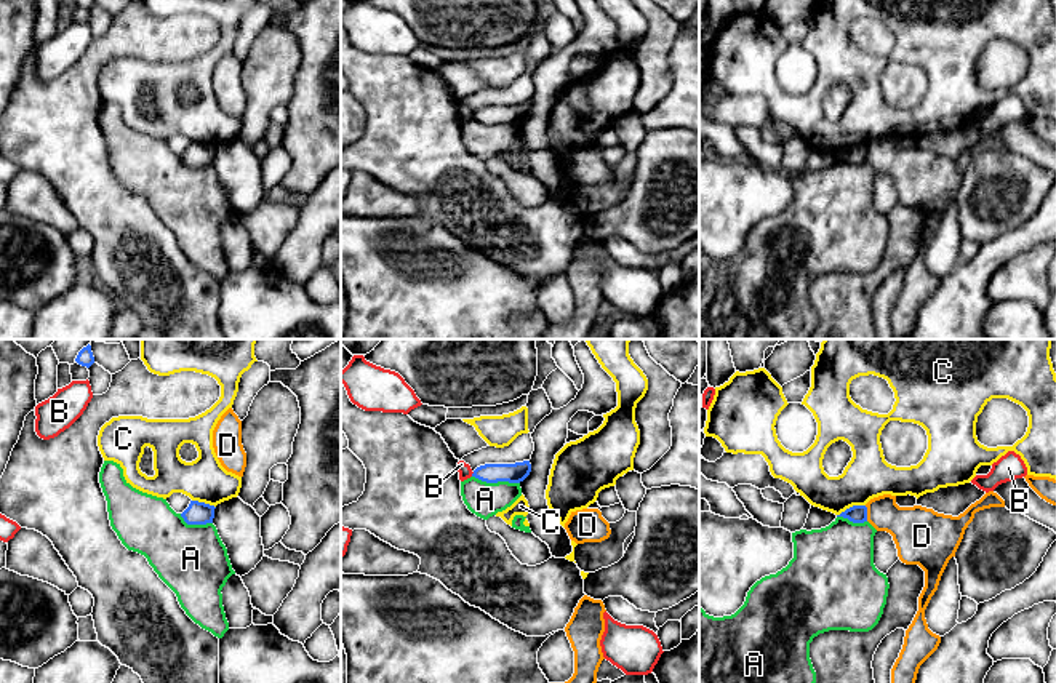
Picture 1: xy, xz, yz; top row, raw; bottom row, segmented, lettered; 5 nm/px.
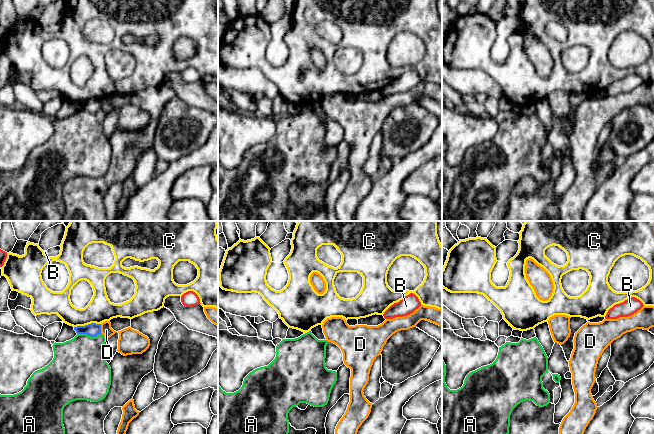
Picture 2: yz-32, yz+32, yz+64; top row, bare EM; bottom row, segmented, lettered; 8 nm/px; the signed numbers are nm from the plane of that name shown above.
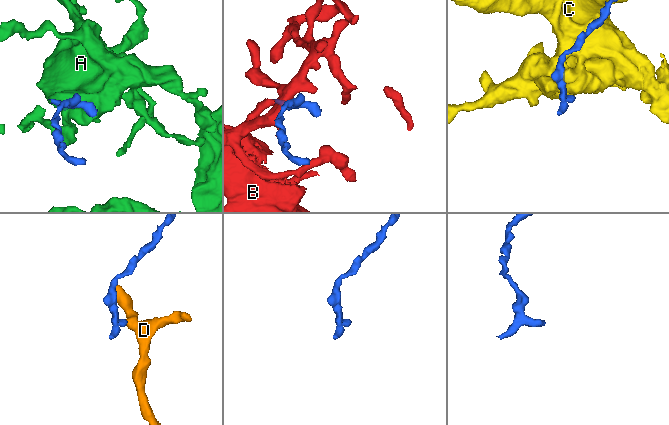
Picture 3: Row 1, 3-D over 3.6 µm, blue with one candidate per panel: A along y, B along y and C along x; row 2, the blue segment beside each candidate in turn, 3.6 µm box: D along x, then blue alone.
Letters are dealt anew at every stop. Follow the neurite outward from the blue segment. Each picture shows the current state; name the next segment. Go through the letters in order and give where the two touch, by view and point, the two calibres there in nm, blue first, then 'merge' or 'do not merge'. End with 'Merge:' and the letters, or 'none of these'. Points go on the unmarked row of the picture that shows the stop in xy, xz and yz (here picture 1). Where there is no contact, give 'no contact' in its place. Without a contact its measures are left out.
A: contact xz (496, 123); calibres 100 and 180 nm; do not merge
B: contact xz (472, 115); calibres 100 and 70 nm; do not merge
C: contact yz (850, 149); calibres 100 and 240 nm; do not merge
D: contact yz (866, 155); calibres 100 and 220 nm; do not merge
Merge: none of these

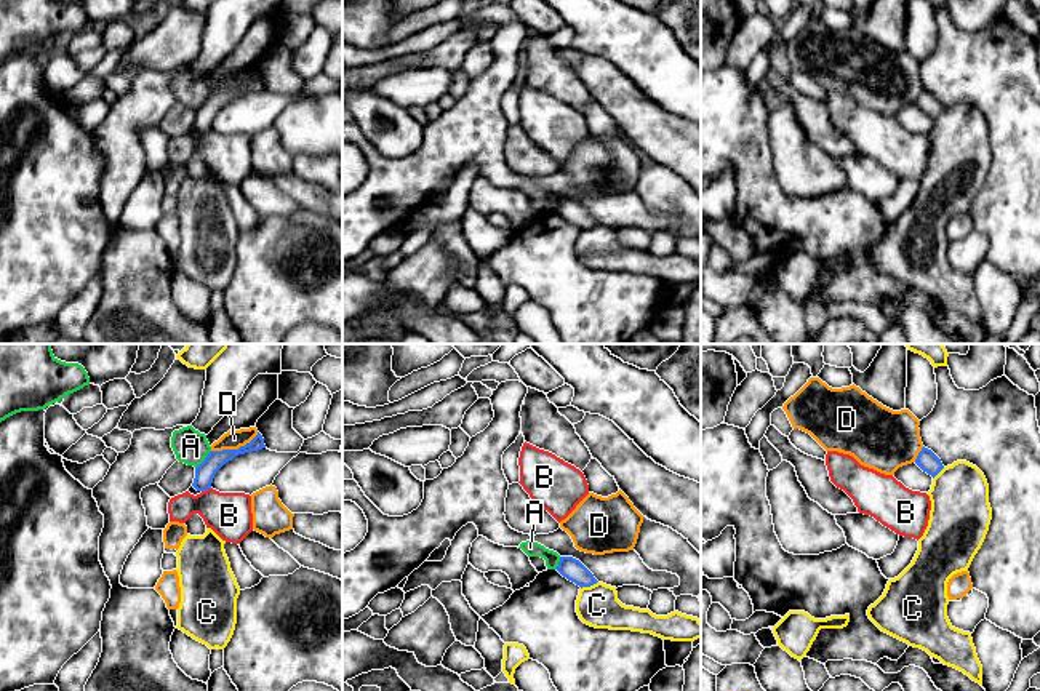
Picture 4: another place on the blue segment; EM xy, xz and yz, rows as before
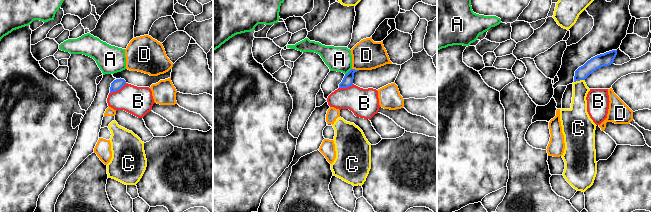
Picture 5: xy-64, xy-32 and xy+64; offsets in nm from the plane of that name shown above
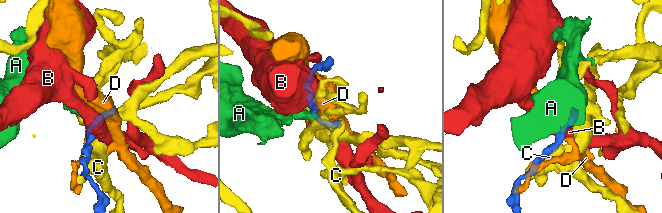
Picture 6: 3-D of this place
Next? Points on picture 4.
A: contact xy (205, 101); calibres 100 and 170 nm; do not merge
B: contact xy (205, 131); calibres 100 and 220 nm; do not merge
C: contact xz (589, 227); calibres 110 and 200 nm; do not merge
D: contact xy (234, 91); calibres 100 and 100 nm; do not merge
Merge: none of these

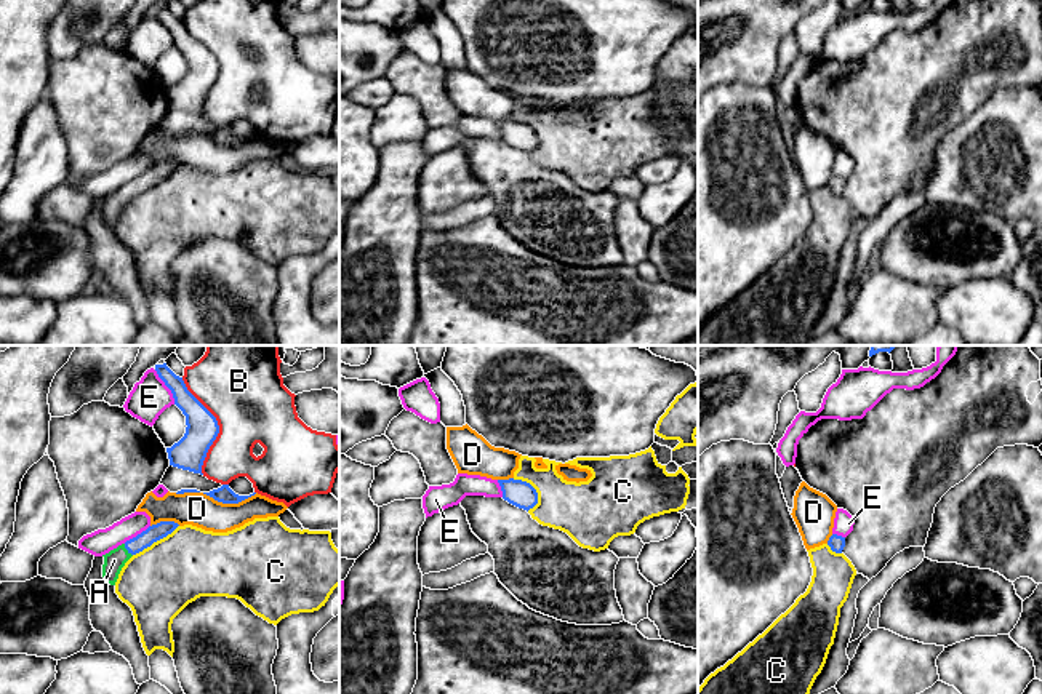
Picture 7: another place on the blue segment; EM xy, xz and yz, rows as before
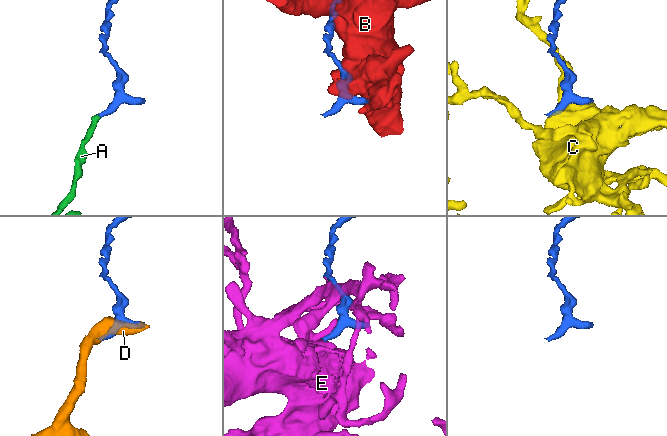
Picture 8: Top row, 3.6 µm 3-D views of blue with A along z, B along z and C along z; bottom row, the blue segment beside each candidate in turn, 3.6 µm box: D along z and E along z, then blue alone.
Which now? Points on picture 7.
A: contact xy (127, 191); calibres 90 and 100 nm; merge
B: contact xy (218, 67); calibres 160 and 380 nm; do not merge
C: contact xy (156, 183); calibres 90 and 360 nm; do not merge
D: contact xy (229, 144); calibres 90 and 170 nm; do not merge
E: contact xy (167, 27); calibres 150 and 190 nm; do not merge
Merge: A

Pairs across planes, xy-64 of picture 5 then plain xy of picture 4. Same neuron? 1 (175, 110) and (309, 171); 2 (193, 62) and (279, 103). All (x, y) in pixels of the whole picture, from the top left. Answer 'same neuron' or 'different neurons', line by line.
1: different neurons
2: different neurons

